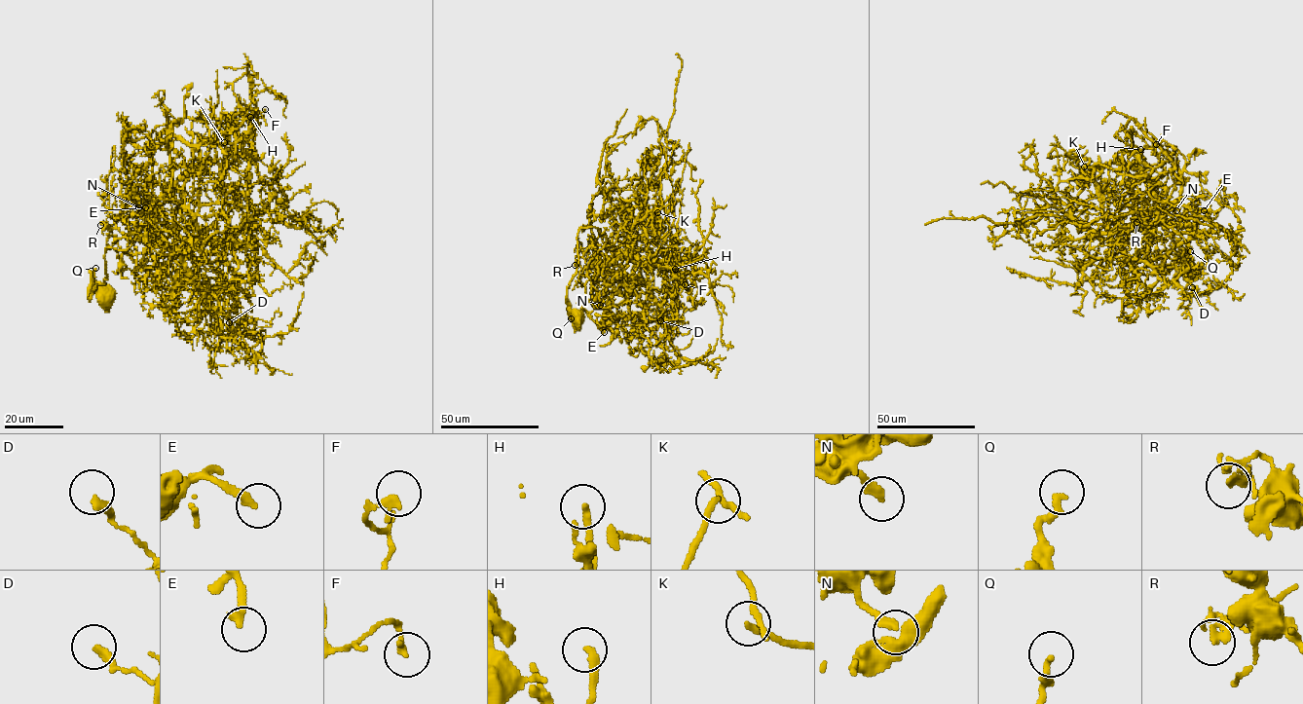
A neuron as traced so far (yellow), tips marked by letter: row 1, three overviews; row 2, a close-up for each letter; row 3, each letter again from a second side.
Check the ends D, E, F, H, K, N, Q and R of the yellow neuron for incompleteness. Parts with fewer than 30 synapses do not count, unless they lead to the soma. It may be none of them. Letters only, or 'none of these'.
K

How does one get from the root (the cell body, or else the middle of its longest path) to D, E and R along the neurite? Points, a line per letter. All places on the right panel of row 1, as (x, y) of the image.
D: (1188, 271), (1178, 262), (1161, 273), (1098, 232), (1116, 223), (1127, 254), (1185, 291), (1192, 287)
E: (1188, 271), (1178, 262), (1161, 273), (1098, 232), (1116, 223), (1123, 240), (1153, 194), (1181, 218), (1204, 210)
R: (1188, 271), (1178, 262), (1161, 273), (1098, 239), (1104, 226), (1116, 223), (1122, 240), (1136, 222)

